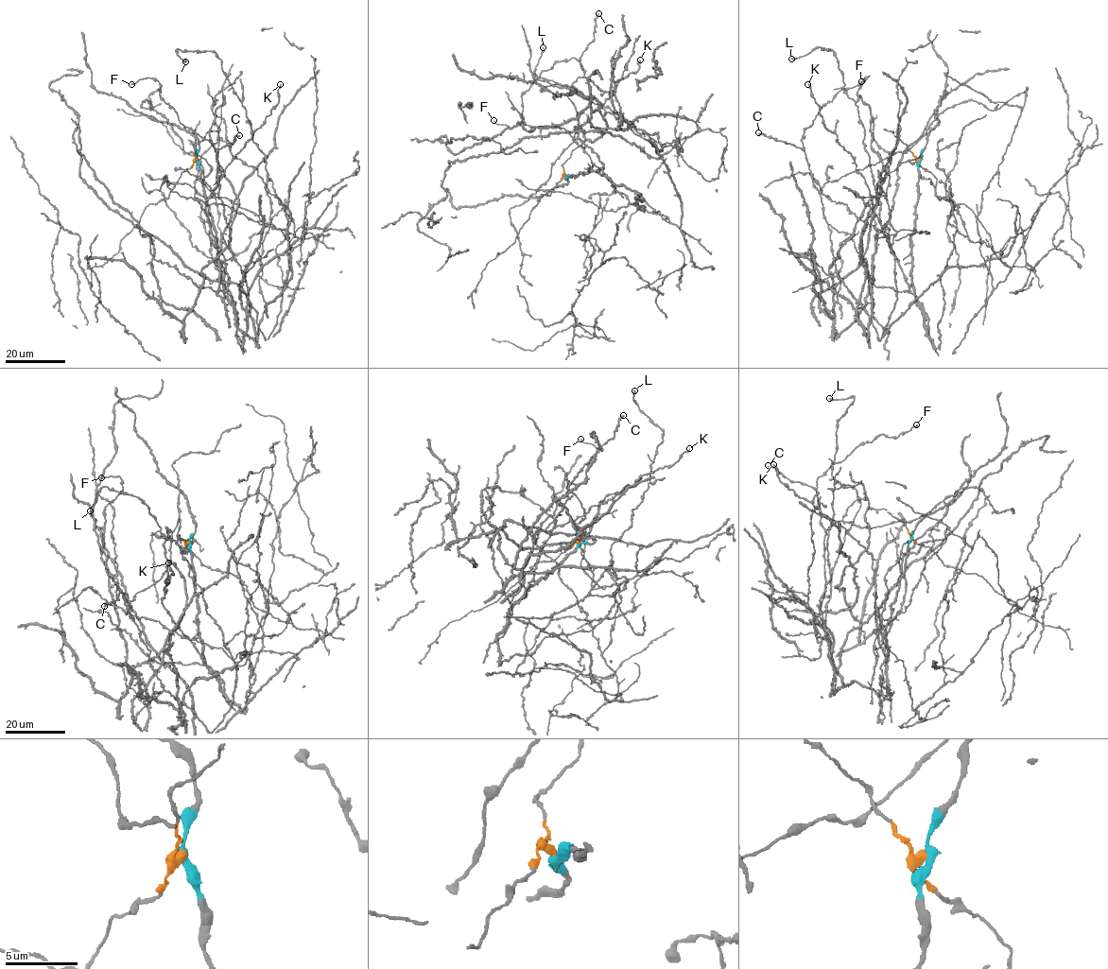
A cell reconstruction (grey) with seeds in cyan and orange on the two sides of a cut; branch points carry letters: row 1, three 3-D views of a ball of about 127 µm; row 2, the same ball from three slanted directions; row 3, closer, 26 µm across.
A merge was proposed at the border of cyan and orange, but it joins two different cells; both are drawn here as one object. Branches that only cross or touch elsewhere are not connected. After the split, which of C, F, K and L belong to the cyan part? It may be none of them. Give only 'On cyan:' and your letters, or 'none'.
On cyan: C, F, K, L

